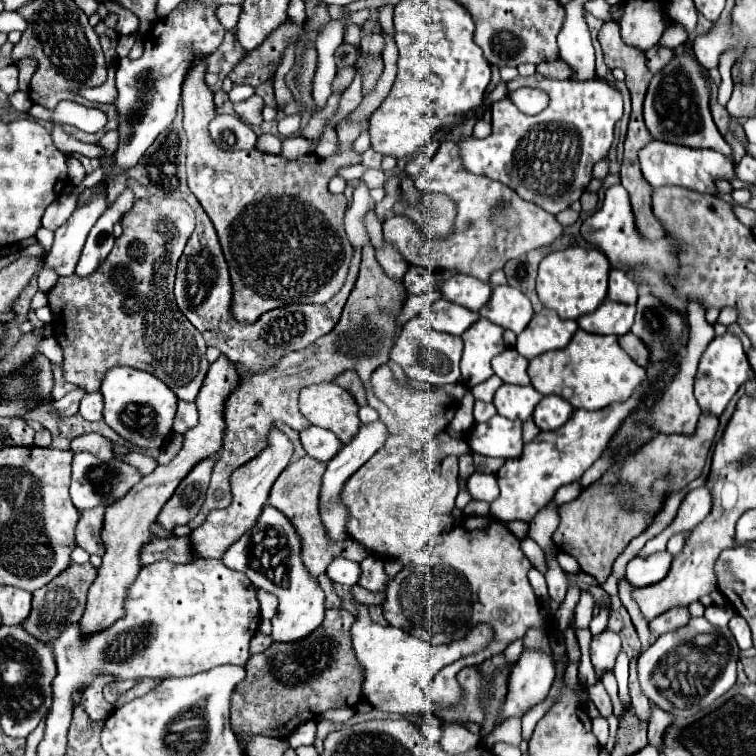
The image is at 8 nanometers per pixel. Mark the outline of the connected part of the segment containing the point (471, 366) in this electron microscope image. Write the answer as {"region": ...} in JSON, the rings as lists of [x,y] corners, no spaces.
{"region":[[[481,317],[461,335],[465,341],[461,357],[461,373],[465,387],[473,389],[475,385],[487,381],[493,375],[491,359],[505,349],[503,333],[503,327]]]}

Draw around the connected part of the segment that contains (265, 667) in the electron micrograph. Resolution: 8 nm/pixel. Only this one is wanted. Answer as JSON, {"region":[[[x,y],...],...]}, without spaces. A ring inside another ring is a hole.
{"region":[[[327,609],[323,623],[309,639],[301,643],[273,643],[265,653],[251,655],[245,665],[245,679],[231,693],[233,731],[285,739],[299,723],[315,719],[323,711],[347,705],[355,707],[361,697],[363,679],[351,645],[349,629],[353,619],[345,609]]]}

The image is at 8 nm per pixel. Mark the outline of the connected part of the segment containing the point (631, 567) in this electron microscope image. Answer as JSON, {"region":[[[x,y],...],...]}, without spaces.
{"region":[[[667,549],[647,557],[635,557],[633,561],[629,561],[625,577],[635,587],[647,587],[647,585],[659,583],[669,573],[671,561],[673,561],[673,555]]]}

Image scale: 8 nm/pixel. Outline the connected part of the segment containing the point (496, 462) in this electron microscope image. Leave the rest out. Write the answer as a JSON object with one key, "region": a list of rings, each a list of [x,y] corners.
{"region":[[[473,455],[473,463],[477,465],[477,471],[479,473],[495,473],[503,463],[505,459],[491,459],[491,457],[485,457],[485,455]]]}

